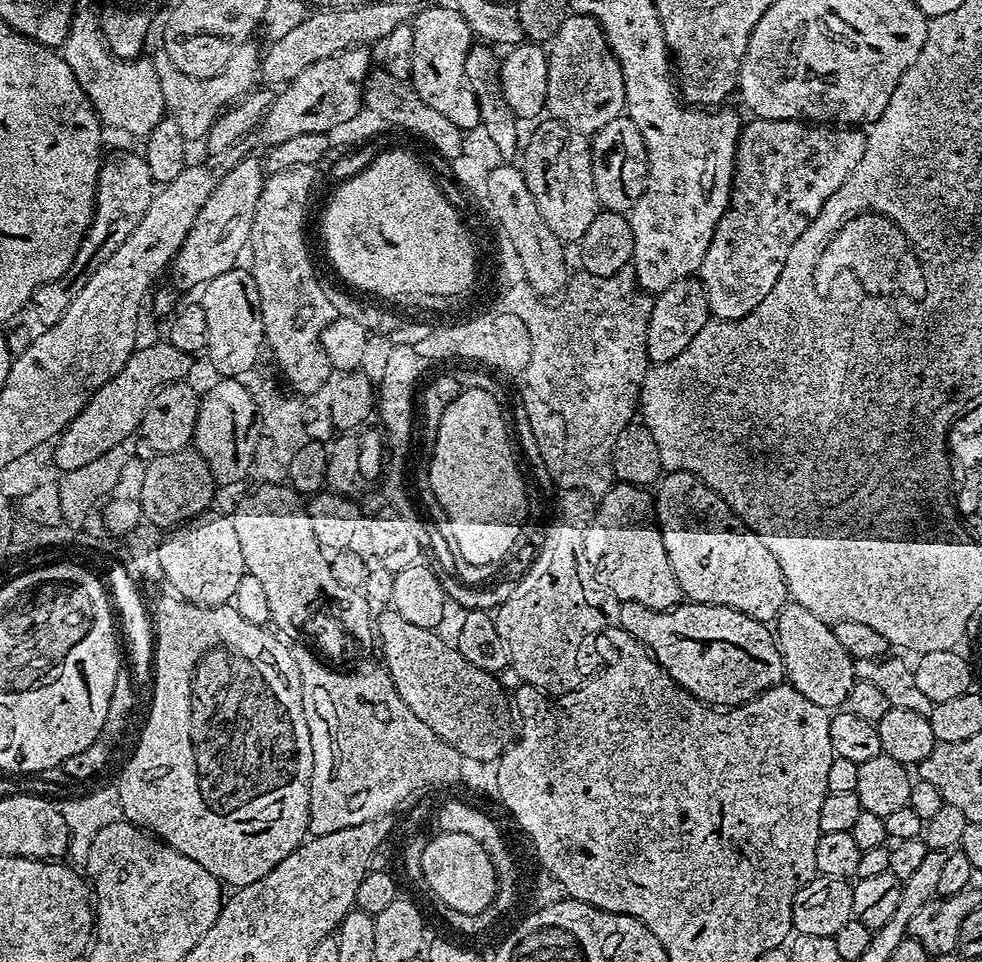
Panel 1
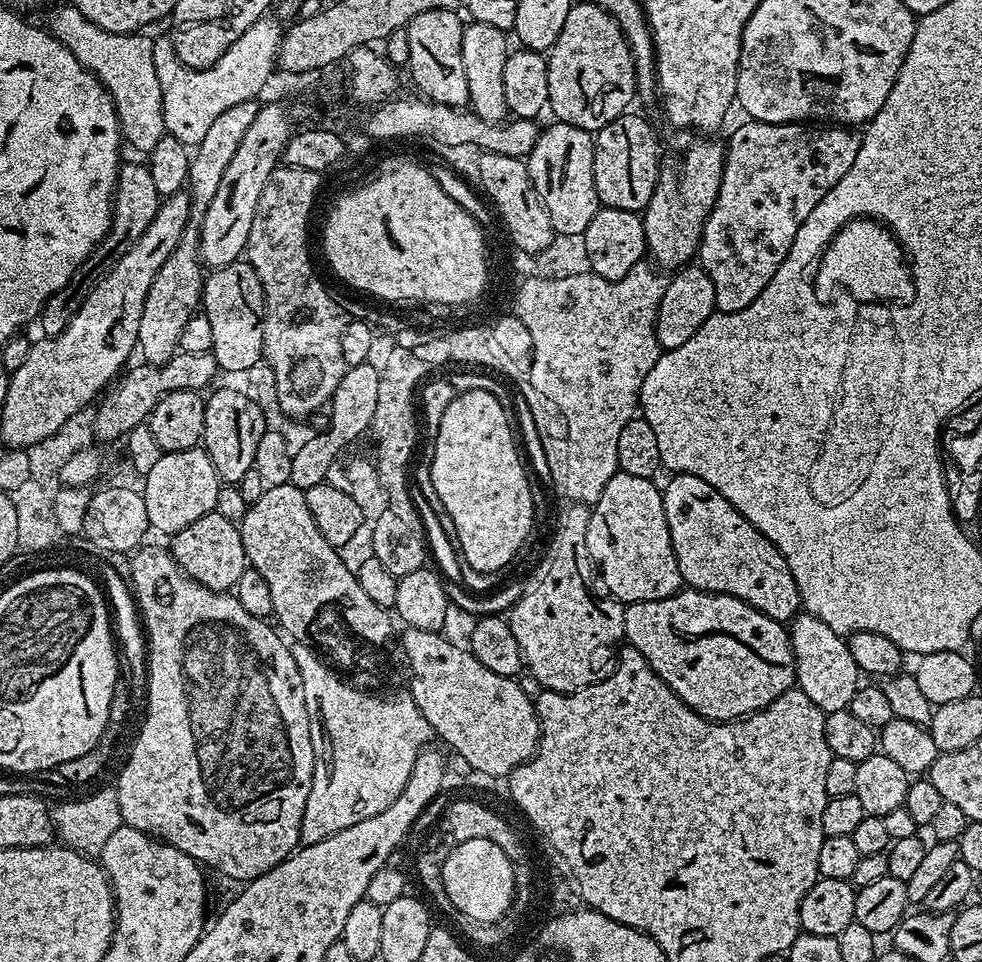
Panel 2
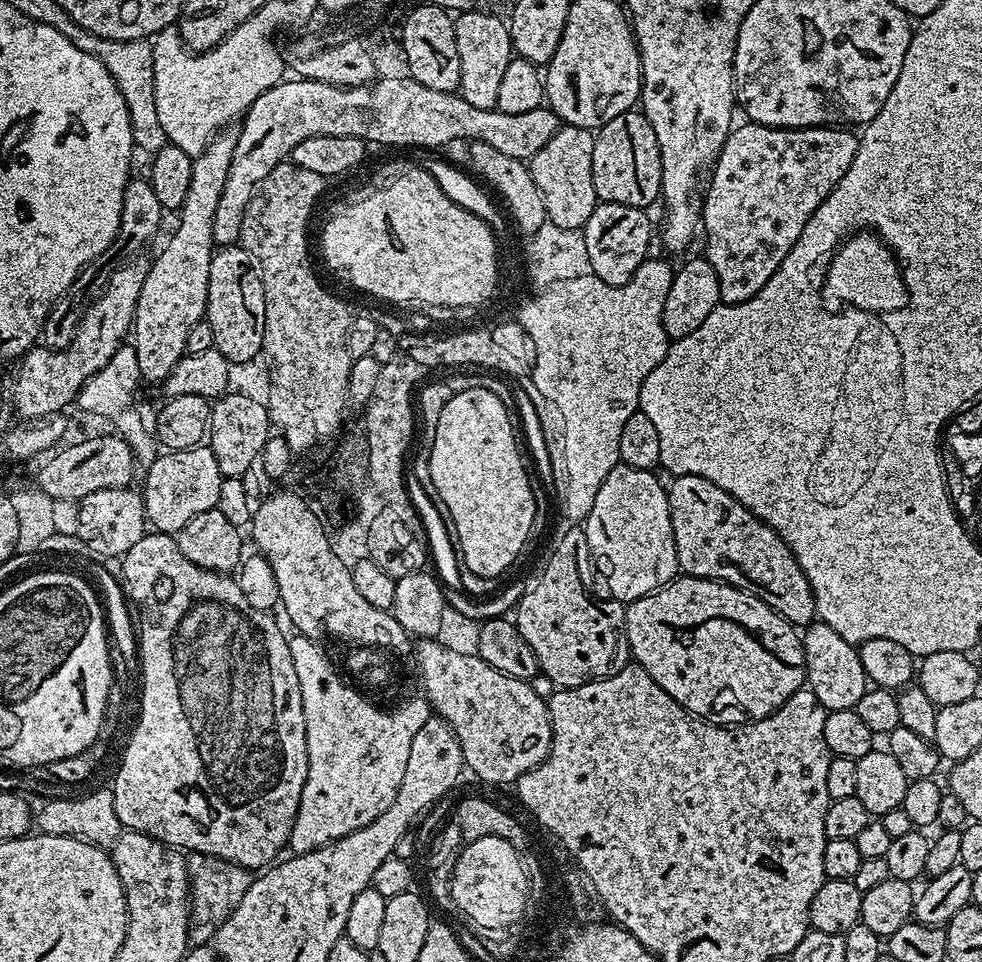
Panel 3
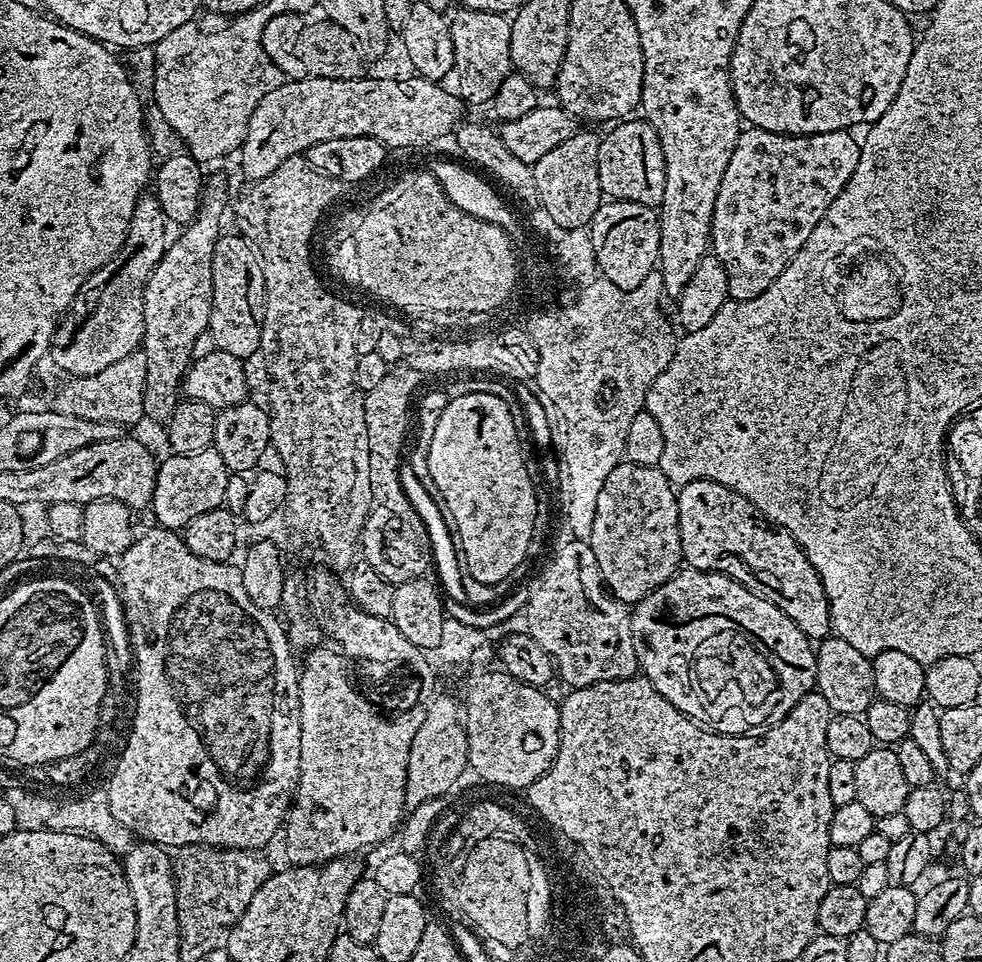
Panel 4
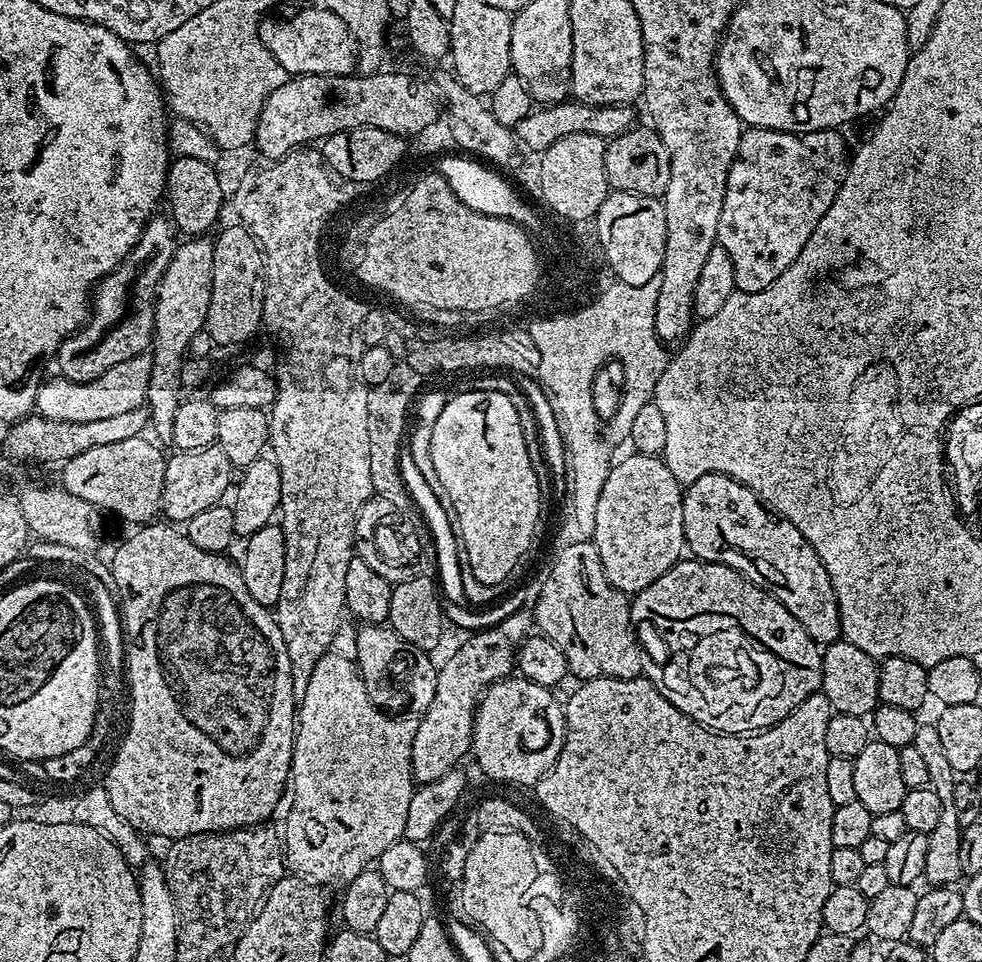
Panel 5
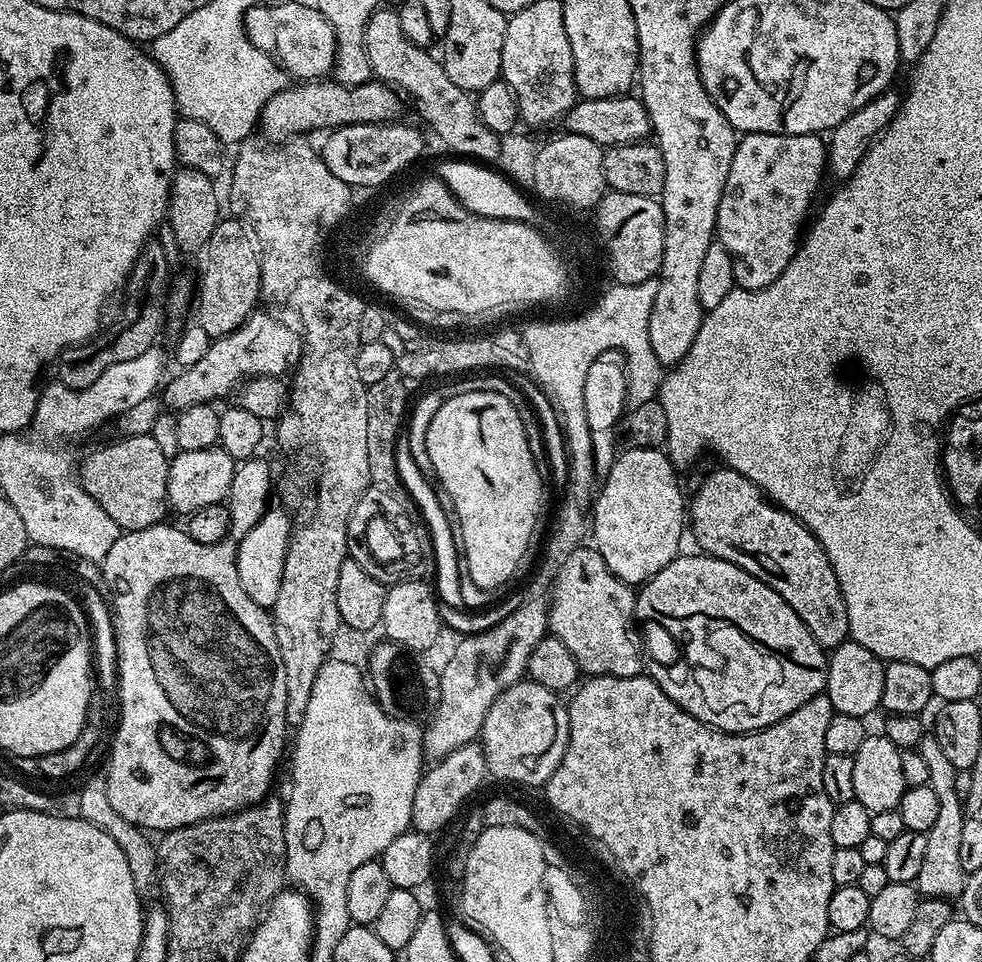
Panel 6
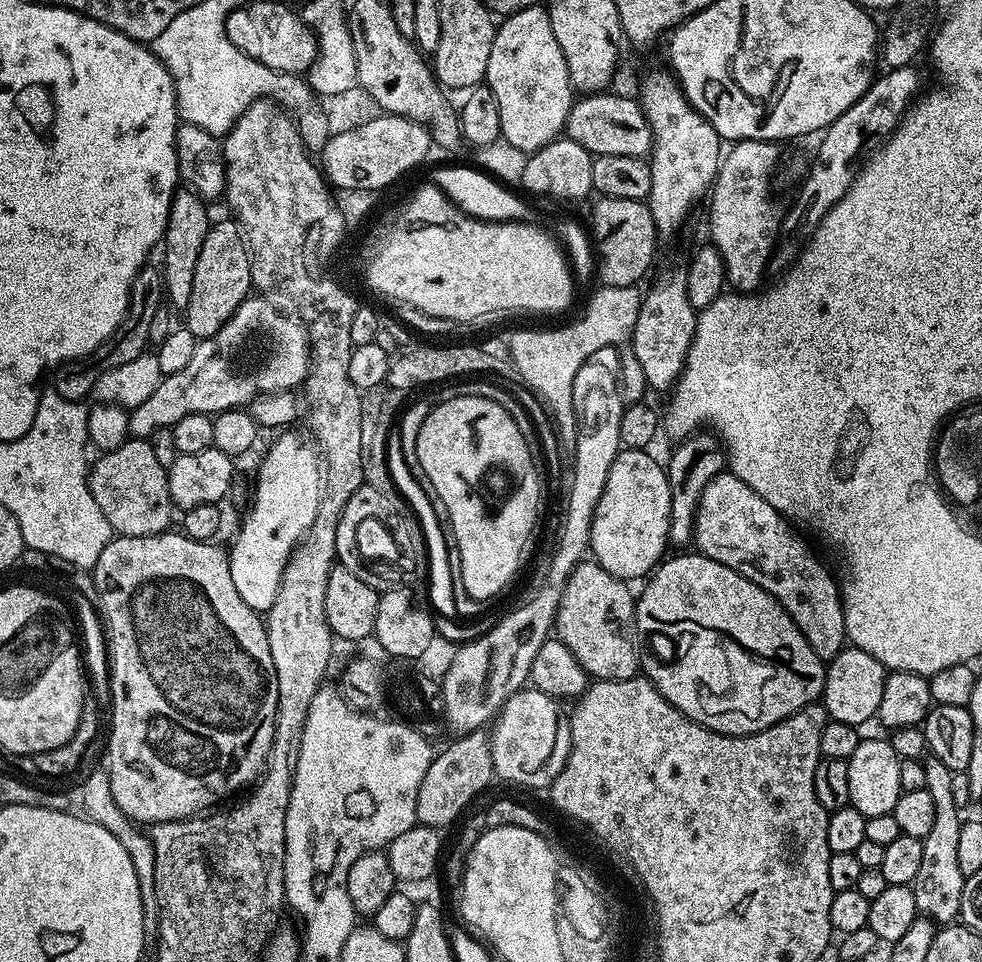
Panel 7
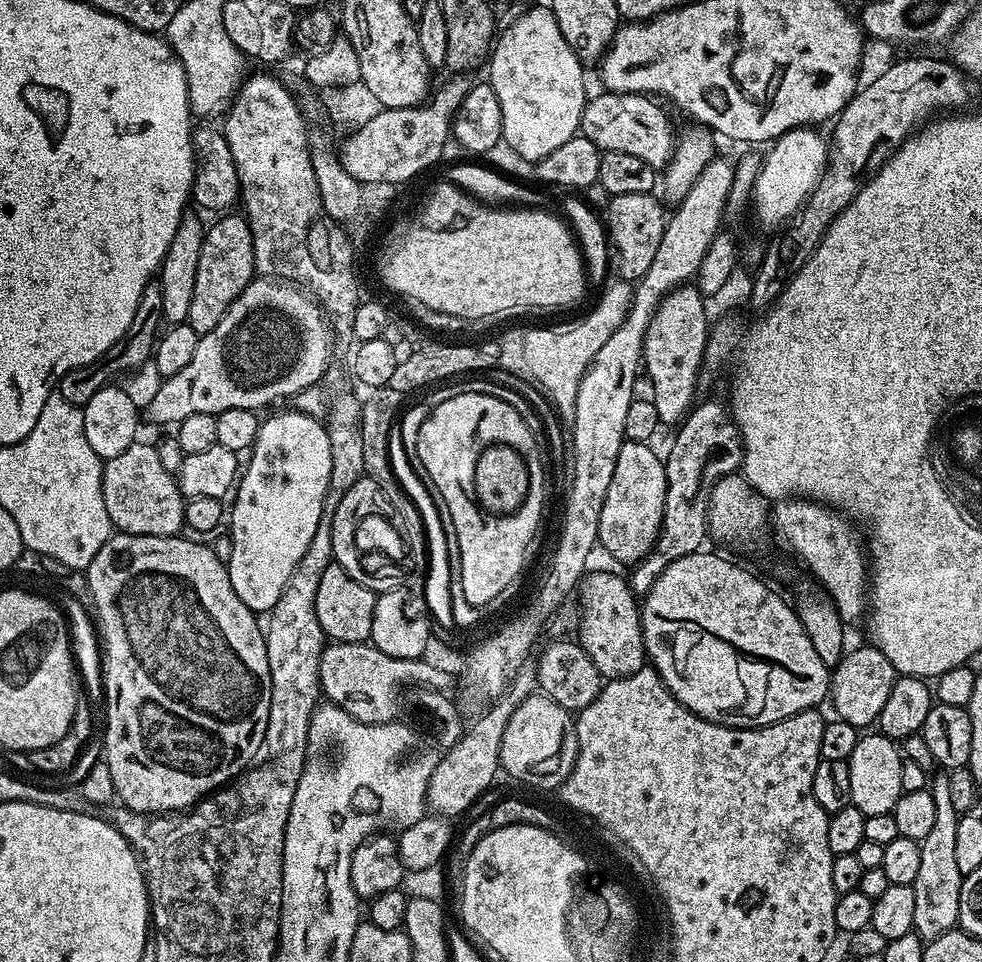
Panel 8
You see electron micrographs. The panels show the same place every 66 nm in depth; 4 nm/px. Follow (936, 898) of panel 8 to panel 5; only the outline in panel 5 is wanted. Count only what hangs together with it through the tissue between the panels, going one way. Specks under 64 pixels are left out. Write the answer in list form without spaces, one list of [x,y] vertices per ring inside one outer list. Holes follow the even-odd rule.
[[[921,723],[918,734],[914,738],[913,746],[918,750],[918,755],[926,762],[930,770],[930,786],[942,798],[942,815],[938,818],[938,826],[928,833],[928,845],[926,846],[926,866],[923,879],[932,886],[952,886],[961,879],[961,862],[958,858],[958,850],[962,847],[962,813],[956,809],[954,802],[954,786],[958,779],[958,773],[950,766],[942,747],[942,741],[938,738],[938,730],[935,723]]]

